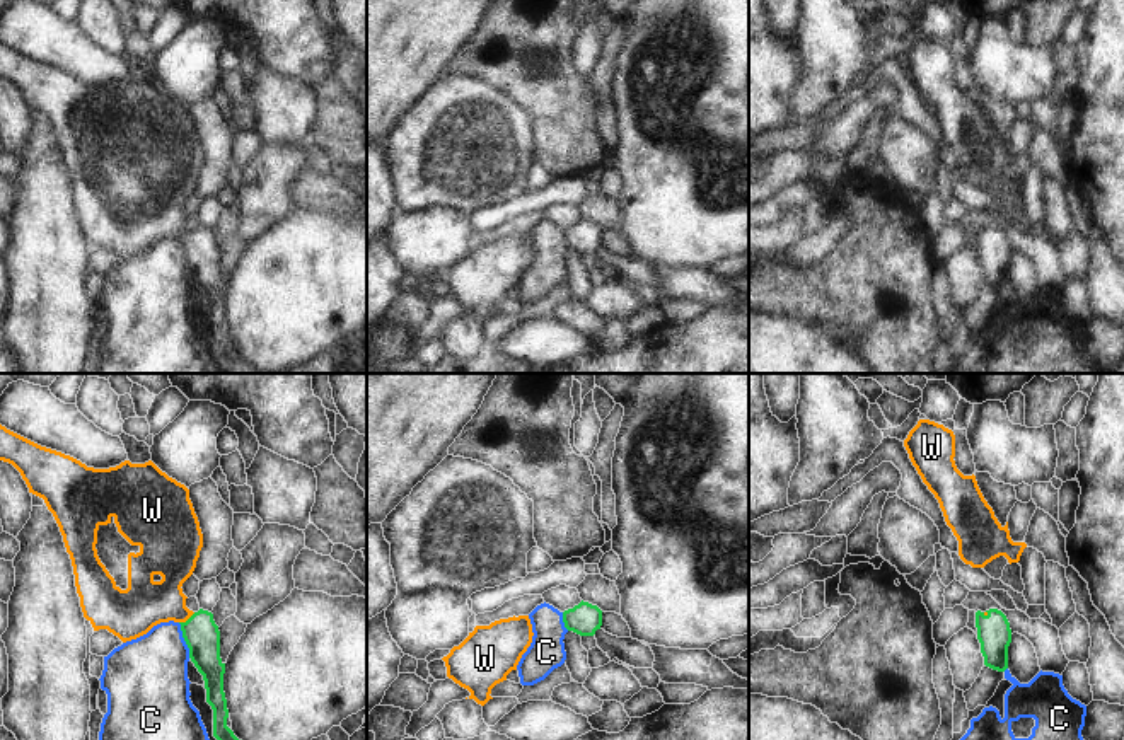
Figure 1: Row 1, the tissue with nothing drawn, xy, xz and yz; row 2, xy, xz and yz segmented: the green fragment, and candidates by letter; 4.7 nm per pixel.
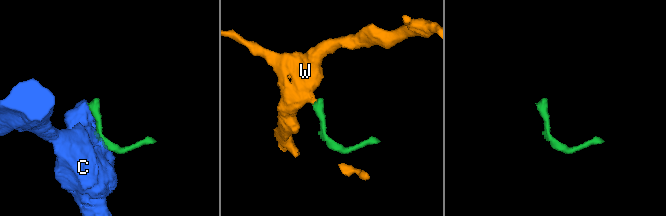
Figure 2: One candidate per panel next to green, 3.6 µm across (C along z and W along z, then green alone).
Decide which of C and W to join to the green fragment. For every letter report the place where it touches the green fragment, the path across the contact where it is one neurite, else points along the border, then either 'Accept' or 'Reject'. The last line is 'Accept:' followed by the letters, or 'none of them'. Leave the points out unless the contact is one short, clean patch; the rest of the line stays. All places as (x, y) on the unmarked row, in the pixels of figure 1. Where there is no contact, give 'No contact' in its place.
C: Touches green at xy (185, 258). Reject
W: Touches green at xy (188, 237). Path across: xy (202, 253), (188, 237), (169, 222), (144, 222). Accept
Accept: W

